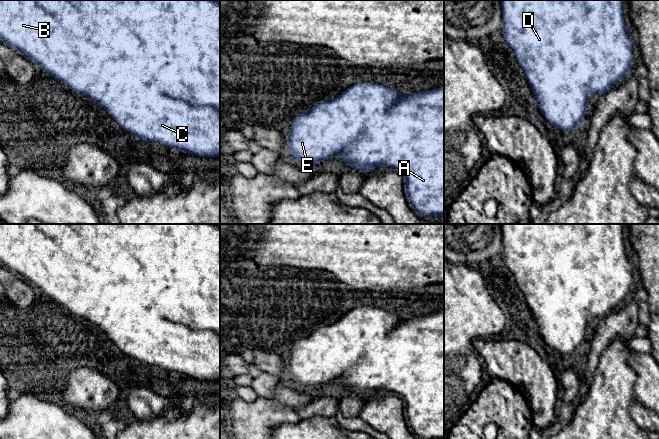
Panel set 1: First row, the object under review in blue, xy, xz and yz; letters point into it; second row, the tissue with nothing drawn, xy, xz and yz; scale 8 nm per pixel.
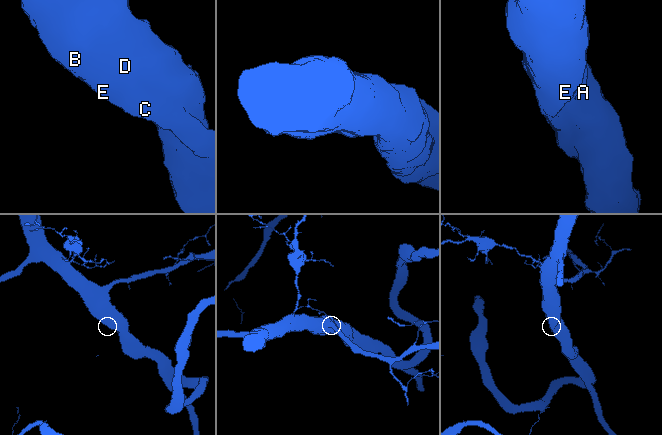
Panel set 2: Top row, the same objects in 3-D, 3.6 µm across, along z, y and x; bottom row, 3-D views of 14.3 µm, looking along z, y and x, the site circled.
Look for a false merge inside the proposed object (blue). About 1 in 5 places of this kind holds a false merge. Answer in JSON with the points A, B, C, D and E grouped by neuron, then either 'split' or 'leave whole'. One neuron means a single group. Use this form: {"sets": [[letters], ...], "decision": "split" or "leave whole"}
{"sets": [["A", "B", "C", "D", "E"]], "decision": "leave whole"}

